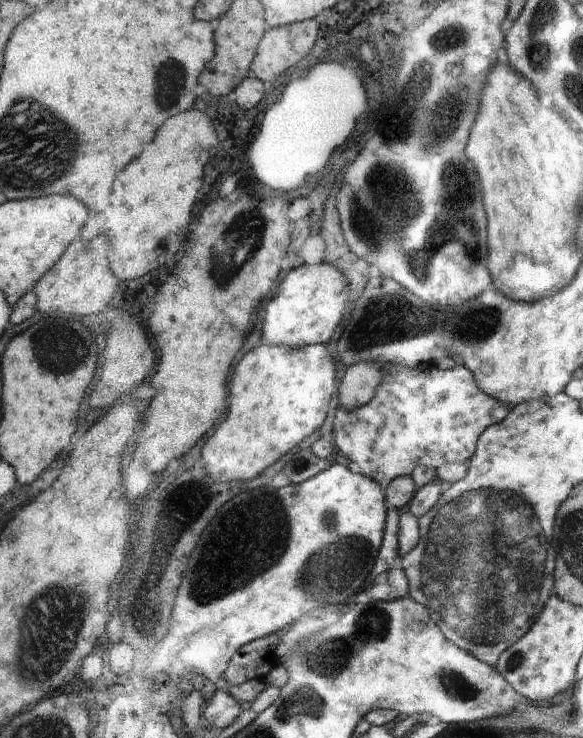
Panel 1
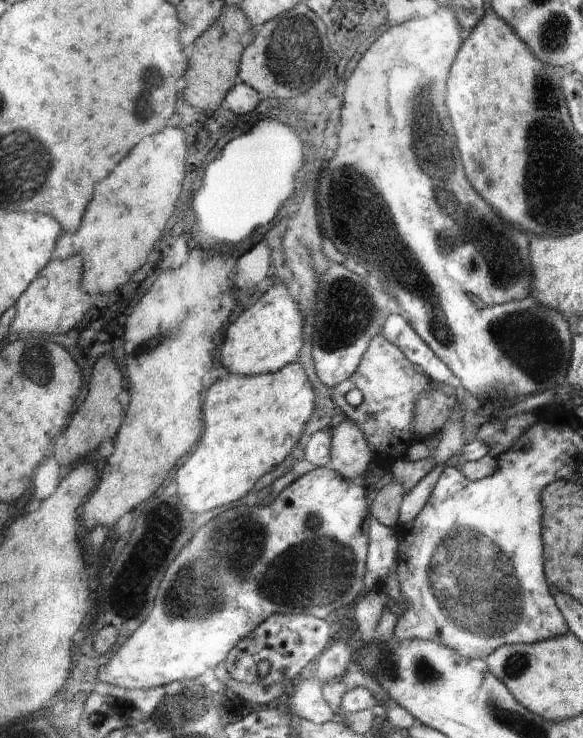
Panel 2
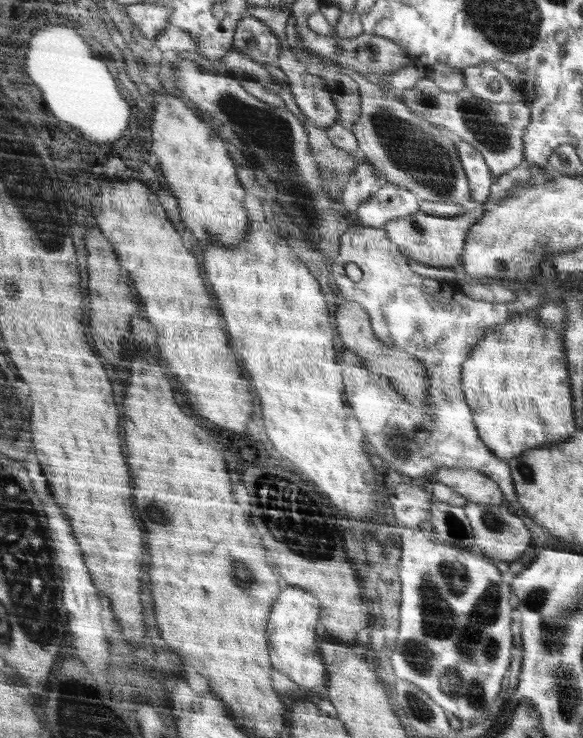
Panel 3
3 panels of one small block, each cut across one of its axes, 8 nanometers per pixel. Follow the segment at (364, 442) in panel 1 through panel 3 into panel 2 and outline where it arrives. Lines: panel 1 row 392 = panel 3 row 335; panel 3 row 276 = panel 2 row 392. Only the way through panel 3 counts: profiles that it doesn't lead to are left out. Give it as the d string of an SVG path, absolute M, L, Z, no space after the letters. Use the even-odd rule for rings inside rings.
M379 334L375 336L365 352L361 365L348 380L334 387L332 398L347 419L361 428L369 448L380 461L404 460L408 448L416 442L414 436L414 414L416 402L422 392L430 390L430 382L424 374L414 370L412 362L394 343ZM351 389L362 392L364 400L360 406L351 407L346 394Z

